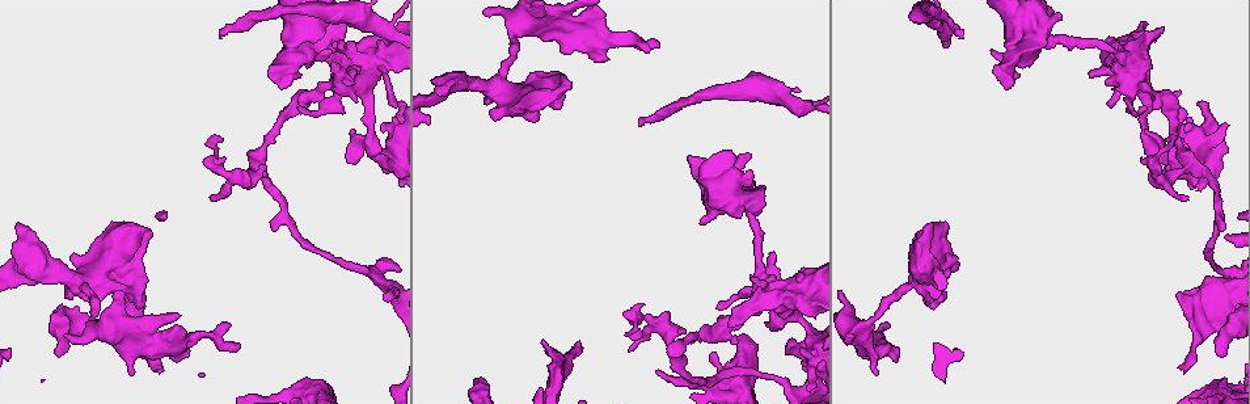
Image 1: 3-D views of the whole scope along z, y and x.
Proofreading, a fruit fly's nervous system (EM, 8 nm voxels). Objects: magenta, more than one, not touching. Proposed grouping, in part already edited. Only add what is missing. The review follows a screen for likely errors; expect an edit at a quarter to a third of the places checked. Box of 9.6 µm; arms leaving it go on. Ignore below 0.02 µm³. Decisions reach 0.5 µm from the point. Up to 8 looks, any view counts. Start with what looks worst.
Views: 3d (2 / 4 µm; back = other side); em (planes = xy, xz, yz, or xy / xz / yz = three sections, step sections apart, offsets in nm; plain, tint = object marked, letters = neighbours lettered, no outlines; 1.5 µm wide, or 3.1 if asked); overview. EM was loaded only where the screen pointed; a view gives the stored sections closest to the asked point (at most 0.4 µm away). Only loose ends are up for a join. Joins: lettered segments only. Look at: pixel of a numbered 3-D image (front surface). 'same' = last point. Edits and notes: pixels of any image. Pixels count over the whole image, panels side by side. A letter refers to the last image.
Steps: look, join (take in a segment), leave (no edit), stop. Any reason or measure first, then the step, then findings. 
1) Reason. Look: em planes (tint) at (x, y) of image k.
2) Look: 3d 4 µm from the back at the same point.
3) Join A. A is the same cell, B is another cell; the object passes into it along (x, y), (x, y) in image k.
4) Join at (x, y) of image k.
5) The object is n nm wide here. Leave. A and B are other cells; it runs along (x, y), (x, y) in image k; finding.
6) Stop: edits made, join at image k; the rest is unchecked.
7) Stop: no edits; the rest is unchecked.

Long arm stops here. Look: em planes (tint) at (961, 38) of image 1.

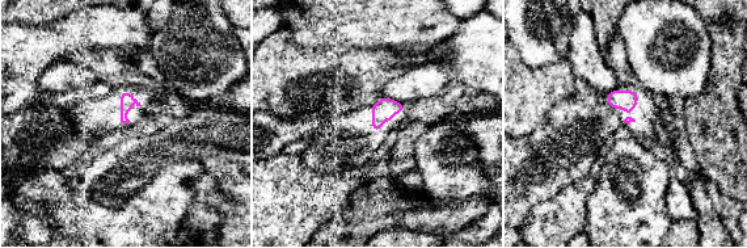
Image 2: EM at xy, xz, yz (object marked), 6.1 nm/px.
Look: em planes (letters) at the same point.

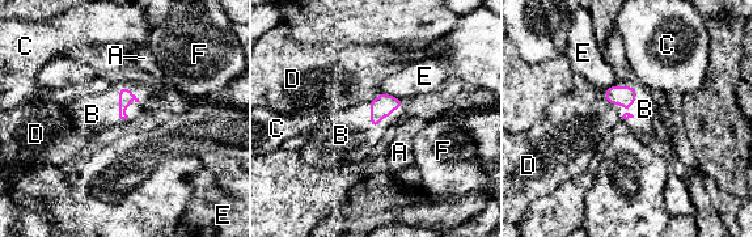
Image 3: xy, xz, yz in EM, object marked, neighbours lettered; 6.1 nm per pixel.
Join B. B is the same cell, A, C, D, E and F are other cells; the object passes into it along (125, 94), (119, 101), (92, 114) in image 3; it goes on there.

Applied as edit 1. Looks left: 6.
An open end. Look: 3d 4 µm from the back at (581, 348) of image 1.

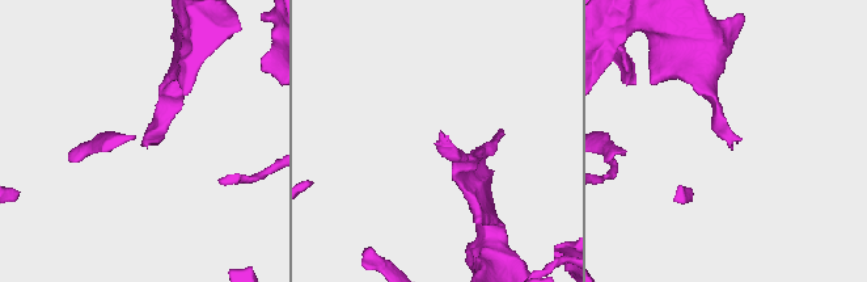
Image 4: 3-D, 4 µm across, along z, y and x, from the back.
Look: em planes (letters) at (145, 142) of image 4.

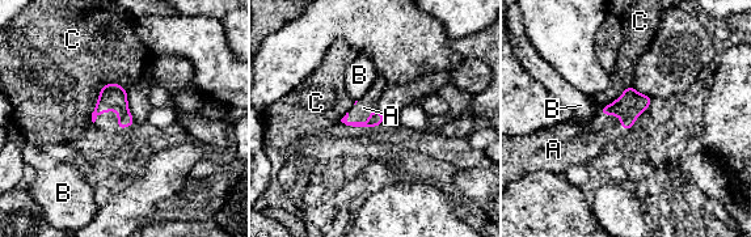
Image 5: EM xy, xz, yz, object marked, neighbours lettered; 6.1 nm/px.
The longest contact is with C, 300 nm. Join A. A is the same cell, B and C are other cells; it goes on there.

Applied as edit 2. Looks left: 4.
Branch stops here. Look: 3d 2 µm at (702, 224) of image 1.

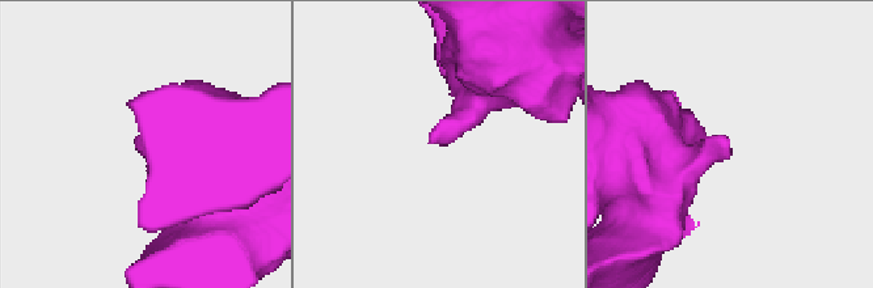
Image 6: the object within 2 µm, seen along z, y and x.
Look: em xz step 8 (letters) at (431, 140) of image 6.

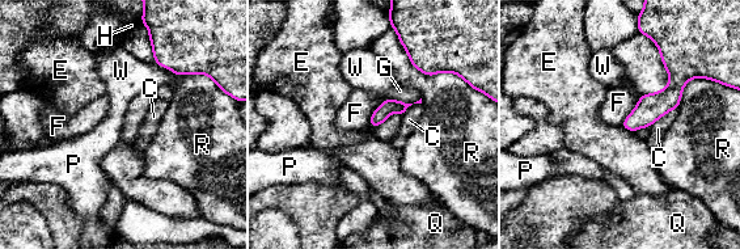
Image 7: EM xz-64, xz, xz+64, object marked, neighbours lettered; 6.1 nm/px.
Another direction. Look: em planes (letters) at the same point.

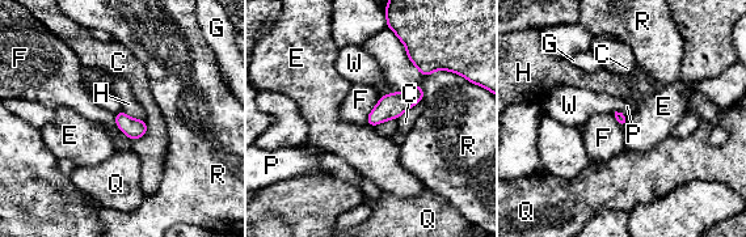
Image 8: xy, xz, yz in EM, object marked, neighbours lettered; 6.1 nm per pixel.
The longest contact is with R, 400 nm. Leave. C, E, F, G, H, P, Q, R and W are other cells; no lettered segment goes on from it.

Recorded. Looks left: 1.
Stop: edits made, join at image 3, join at image 5; the rest is unchecked.

